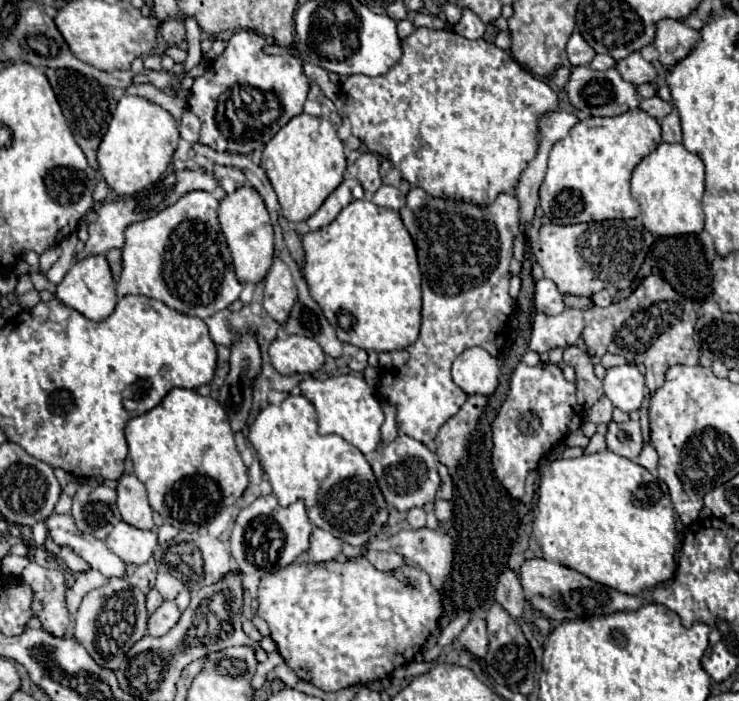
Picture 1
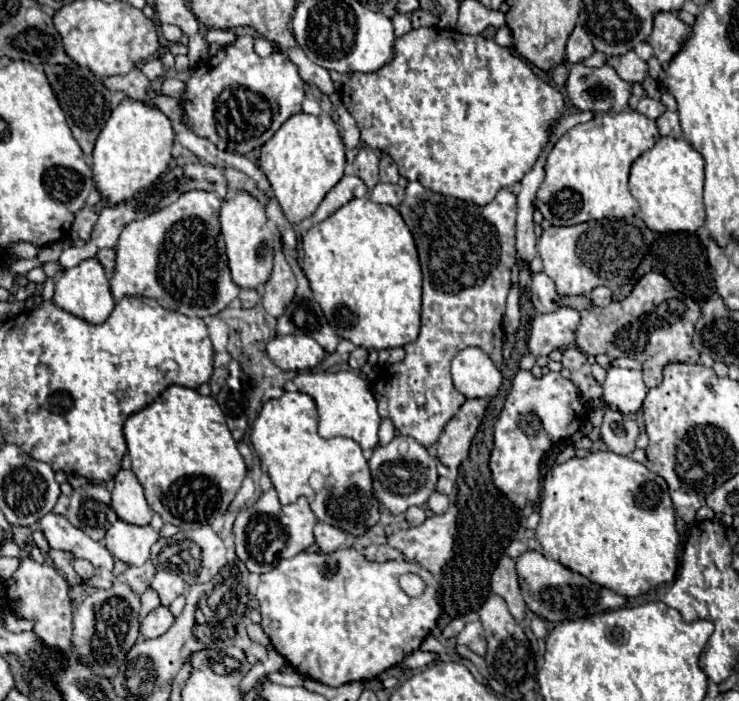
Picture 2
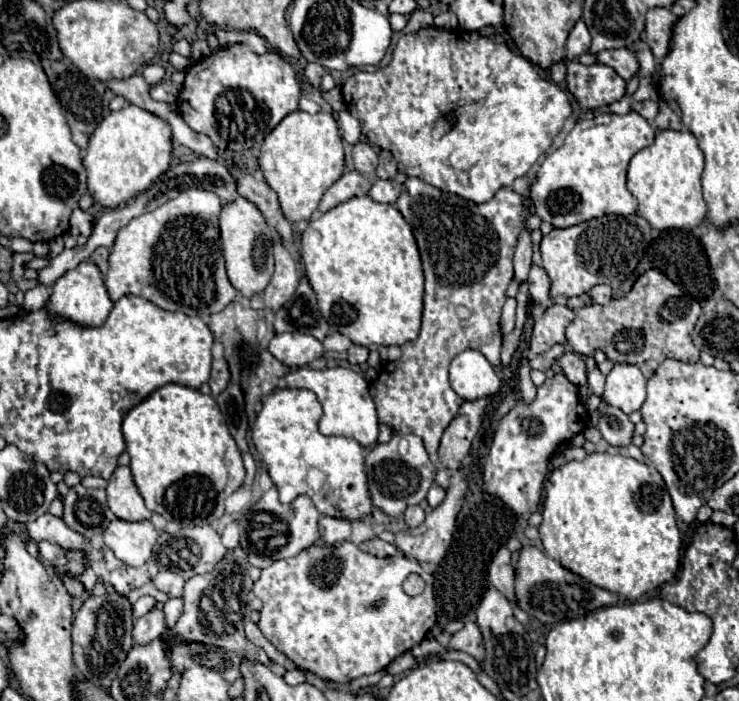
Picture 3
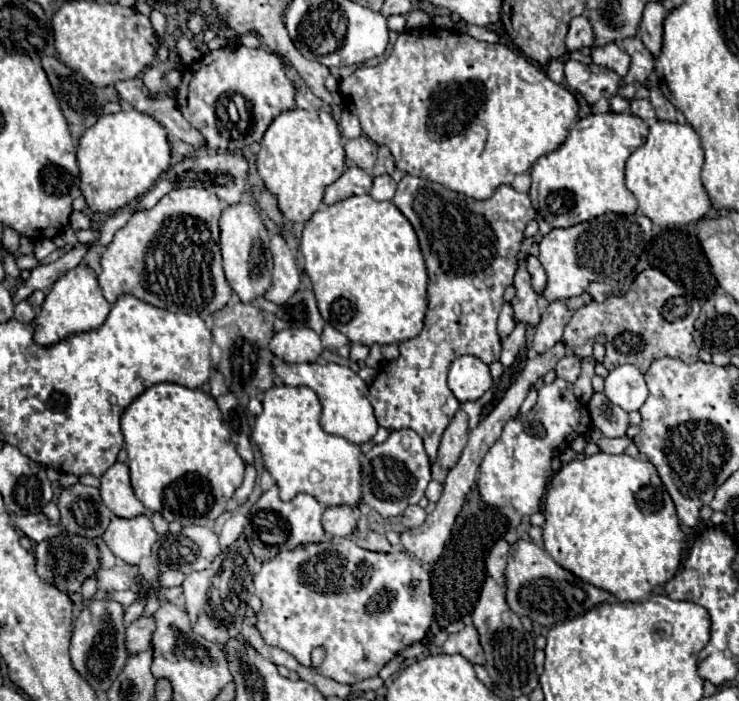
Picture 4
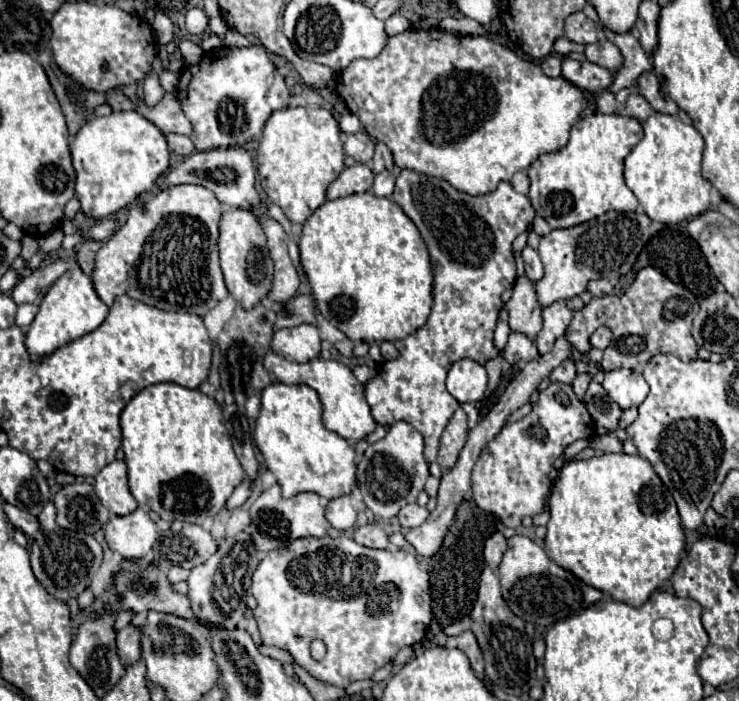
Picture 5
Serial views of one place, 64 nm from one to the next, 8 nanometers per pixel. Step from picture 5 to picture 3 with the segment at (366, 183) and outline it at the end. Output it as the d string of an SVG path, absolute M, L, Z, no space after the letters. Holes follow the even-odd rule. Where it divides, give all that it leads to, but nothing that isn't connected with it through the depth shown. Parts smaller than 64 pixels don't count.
M348 172L344 174L340 180L336 180L324 194L320 206L318 206L318 212L324 214L328 210L332 210L334 206L354 198L354 196L366 196L368 190L370 190L370 180L366 176L360 176L358 172Z

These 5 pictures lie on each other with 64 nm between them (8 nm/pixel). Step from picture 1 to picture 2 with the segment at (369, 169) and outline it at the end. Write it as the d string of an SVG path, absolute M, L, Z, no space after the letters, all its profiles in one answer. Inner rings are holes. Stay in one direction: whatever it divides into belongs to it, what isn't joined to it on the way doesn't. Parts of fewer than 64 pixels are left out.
M360 148L356 160L354 160L354 174L364 180L368 190L372 190L380 178L378 178L378 154L370 148Z

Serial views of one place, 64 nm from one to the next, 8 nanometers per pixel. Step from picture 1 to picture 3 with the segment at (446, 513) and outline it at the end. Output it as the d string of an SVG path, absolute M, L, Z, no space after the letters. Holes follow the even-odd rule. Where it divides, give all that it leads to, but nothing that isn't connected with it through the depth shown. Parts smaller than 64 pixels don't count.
M434 484L434 486L430 488L430 492L428 492L428 498L426 498L426 500L428 500L428 504L430 504L430 508L438 508L438 506L442 504L445 494L445 490L442 490L440 486L436 486L436 484Z

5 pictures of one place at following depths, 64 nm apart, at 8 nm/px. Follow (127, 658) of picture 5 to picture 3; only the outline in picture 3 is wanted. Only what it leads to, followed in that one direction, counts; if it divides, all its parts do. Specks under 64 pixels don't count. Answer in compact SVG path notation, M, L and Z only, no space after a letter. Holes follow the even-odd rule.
M154 608L146 616L136 620L134 632L132 632L134 634L134 642L148 644L154 638L162 636L164 630L166 630L166 616L164 616L164 612L160 608Z

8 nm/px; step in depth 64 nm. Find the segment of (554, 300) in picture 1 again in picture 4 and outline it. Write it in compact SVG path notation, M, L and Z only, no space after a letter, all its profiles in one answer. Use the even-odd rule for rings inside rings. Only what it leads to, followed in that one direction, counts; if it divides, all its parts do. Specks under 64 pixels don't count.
M528 256L528 272L532 276L532 288L536 290L538 296L542 296L542 292L546 288L546 272L544 272L542 264L538 262L538 258Z

